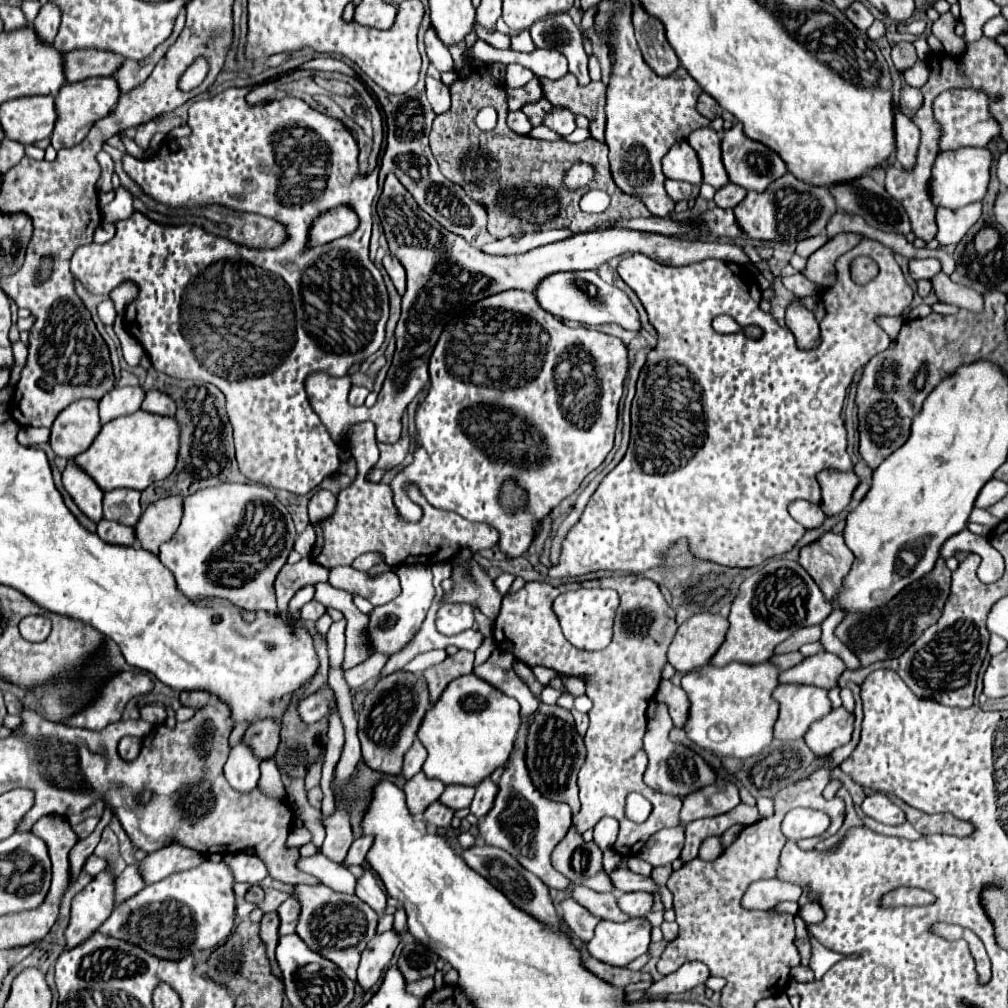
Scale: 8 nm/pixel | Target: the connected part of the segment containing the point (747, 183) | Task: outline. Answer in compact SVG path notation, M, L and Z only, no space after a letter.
M735 122L733 128L725 130L723 140L721 140L721 150L723 150L723 164L729 174L729 180L737 186L743 186L745 190L761 192L771 182L775 182L777 178L781 178L787 172L785 162L781 162L781 158L773 150L763 146L761 142L751 142L751 138L743 134L743 126L739 122Z

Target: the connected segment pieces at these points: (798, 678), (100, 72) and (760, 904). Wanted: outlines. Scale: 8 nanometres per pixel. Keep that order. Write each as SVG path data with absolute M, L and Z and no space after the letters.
M819 652L809 656L795 668L781 672L779 682L793 682L793 684L811 684L825 690L837 686L837 678L845 672L845 662L829 652Z
M73 50L65 54L67 82L81 82L91 76L111 76L125 58L107 50Z
M779 878L757 880L747 888L741 904L747 910L769 910L769 908L773 908L773 906L777 906L779 902L785 902L785 900L797 902L801 894L803 894L801 886L789 884L789 882L779 880Z

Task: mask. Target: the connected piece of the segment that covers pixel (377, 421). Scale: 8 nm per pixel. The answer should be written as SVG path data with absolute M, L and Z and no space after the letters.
M387 174L383 192L377 202L377 214L381 218L389 250L403 268L407 270L407 290L401 302L401 318L395 330L397 350L393 356L393 364L387 372L383 388L379 392L377 404L367 408L367 420L377 426L377 440L385 444L395 444L401 436L401 416L407 404L417 396L417 392L429 382L429 358L437 344L443 326L449 322L453 314L467 310L471 304L481 298L505 292L505 290L529 290L533 292L541 278L547 278L555 272L575 272L575 270L595 270L613 256L623 256L629 252L641 252L653 258L659 264L669 266L685 266L693 262L701 262L707 258L719 258L735 264L749 264L751 260L743 252L743 248L735 244L721 242L703 242L703 240L681 240L675 236L661 236L653 232L637 232L637 230L619 230L611 228L605 232L585 232L575 234L573 238L565 238L559 242L551 242L539 246L527 254L517 256L489 256L473 246L469 246L461 236L445 230L441 224L433 222L429 214L425 214L413 196L401 186L395 174Z

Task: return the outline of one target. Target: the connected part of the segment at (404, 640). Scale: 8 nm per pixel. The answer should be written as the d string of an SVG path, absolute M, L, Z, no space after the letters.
M411 564L411 566L399 566L395 570L397 578L401 580L401 594L395 598L395 602L389 602L385 606L379 606L373 610L371 624L369 624L369 636L371 636L371 644L375 652L385 652L385 654L395 654L401 648L405 648L417 628L415 624L423 624L427 610L435 598L435 588L433 588L433 574L429 566L421 566L421 564Z

